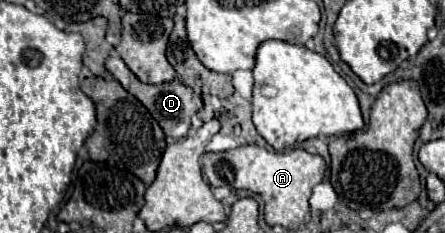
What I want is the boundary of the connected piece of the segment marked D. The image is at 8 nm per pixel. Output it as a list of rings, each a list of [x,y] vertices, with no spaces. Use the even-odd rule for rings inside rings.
[[[110,57],[106,61],[106,69],[114,75],[114,79],[124,89],[128,89],[150,111],[150,115],[158,121],[158,125],[164,129],[164,133],[168,137],[180,139],[180,137],[184,137],[190,131],[190,119],[192,119],[192,113],[196,113],[196,103],[194,103],[194,111],[192,111],[192,89],[190,87],[186,87],[180,81],[170,81],[170,83],[160,83],[160,85],[140,83],[138,77],[126,67],[126,63],[120,57]]]

